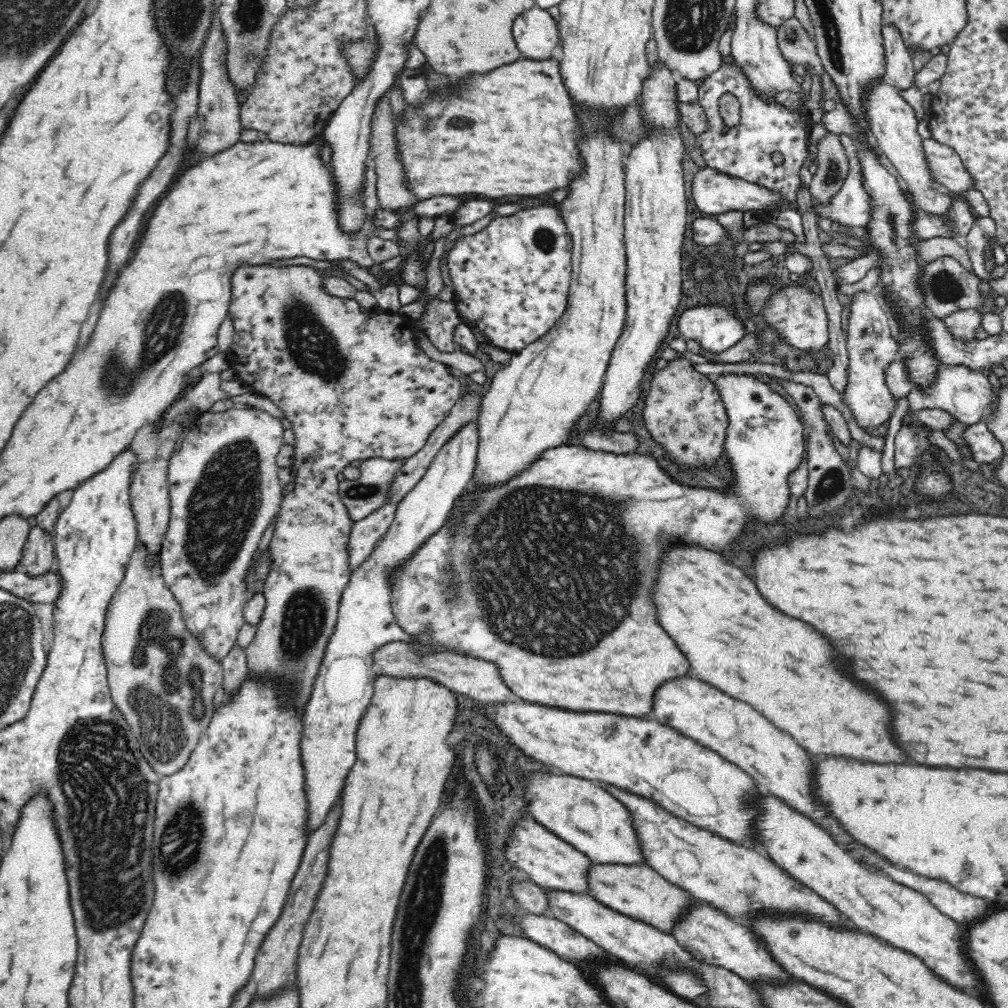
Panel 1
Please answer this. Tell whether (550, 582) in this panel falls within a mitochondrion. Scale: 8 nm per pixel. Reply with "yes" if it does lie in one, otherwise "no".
yes

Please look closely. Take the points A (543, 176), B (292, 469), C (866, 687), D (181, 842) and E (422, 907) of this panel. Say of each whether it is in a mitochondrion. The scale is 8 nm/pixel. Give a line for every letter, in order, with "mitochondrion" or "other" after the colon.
A: other
B: other
C: other
D: mitochondrion
E: mitochondrion

